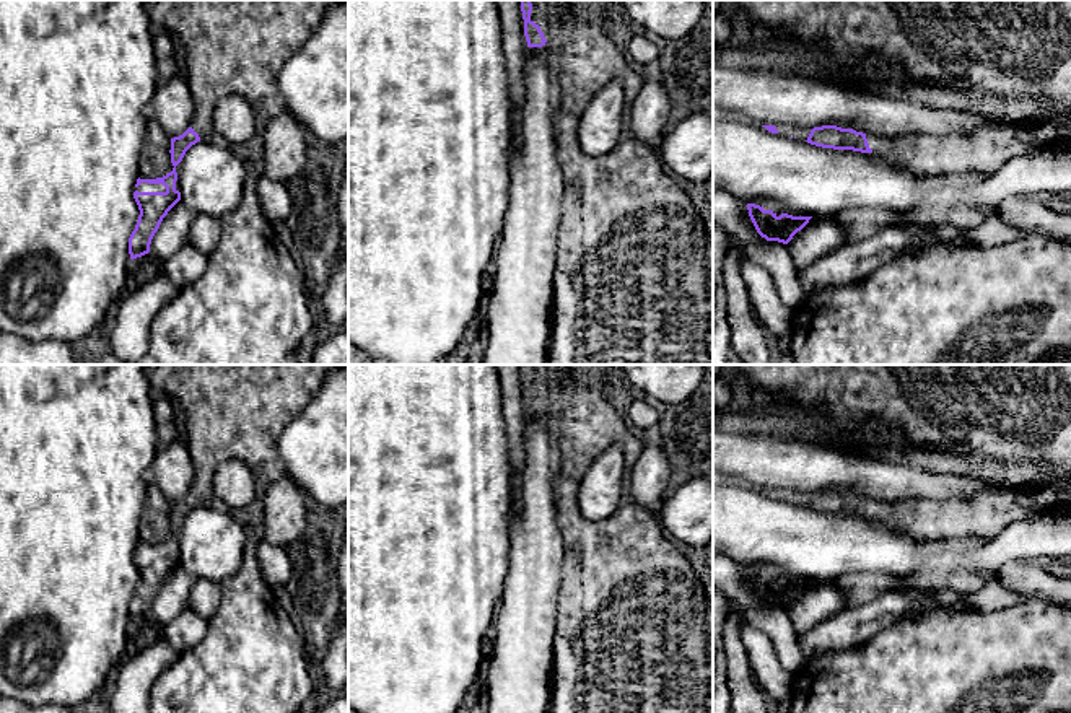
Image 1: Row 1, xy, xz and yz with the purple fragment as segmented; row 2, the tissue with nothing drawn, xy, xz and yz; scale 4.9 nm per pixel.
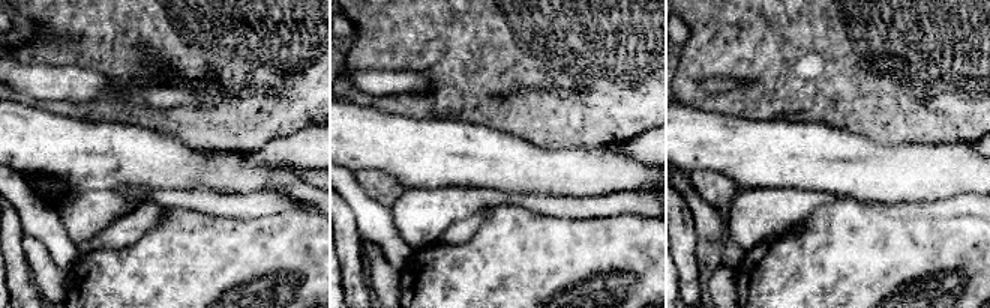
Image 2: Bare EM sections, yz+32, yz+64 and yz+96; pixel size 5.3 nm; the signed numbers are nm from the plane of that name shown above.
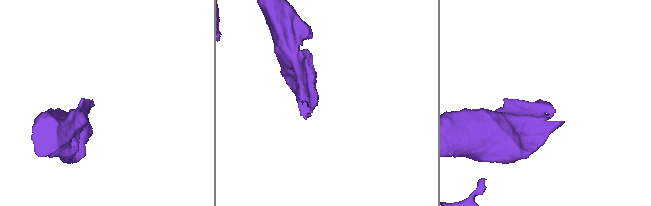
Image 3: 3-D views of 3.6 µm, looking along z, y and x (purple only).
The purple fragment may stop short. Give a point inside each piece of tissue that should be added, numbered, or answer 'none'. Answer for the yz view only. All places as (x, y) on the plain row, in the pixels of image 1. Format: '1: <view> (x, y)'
1: yz (1006, 412)

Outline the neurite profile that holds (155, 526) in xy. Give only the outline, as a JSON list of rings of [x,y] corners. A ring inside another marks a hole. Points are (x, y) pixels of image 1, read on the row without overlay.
[[[156,485],[148,487],[148,500],[138,527],[138,540],[156,544],[171,537],[174,531],[171,527],[169,514],[171,501]]]

